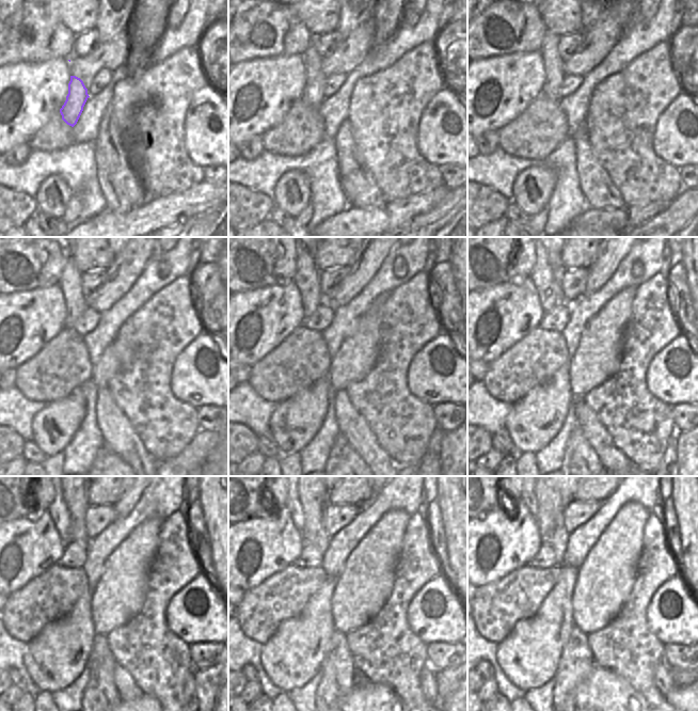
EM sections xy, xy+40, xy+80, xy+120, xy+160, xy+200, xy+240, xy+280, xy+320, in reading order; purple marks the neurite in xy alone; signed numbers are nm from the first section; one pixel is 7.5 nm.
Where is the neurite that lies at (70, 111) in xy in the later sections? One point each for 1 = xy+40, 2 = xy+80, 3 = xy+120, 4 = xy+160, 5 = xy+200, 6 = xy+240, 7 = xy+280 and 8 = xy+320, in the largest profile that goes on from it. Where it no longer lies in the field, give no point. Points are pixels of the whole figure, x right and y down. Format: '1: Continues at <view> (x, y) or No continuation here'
1: Continues at xy+40 (314, 92)
2: Continues at xy+80 (554, 74)
3: Continues at xy+120 (69, 283)
4: Continues at xy+160 (306, 278)
5: Continues at xy+200 (548, 287)
6: Continues at xy+240 (58, 509)
7: Continues at xy+280 (292, 503)
8: Continues at xy+320 (527, 498).

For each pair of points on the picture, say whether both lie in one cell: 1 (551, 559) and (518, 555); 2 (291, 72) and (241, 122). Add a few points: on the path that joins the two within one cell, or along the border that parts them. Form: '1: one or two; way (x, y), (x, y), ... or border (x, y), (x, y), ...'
1: two; border (542, 543), (538, 552), (526, 564)
2: one; way (276, 87), (268, 95), (268, 106), (256, 114)

